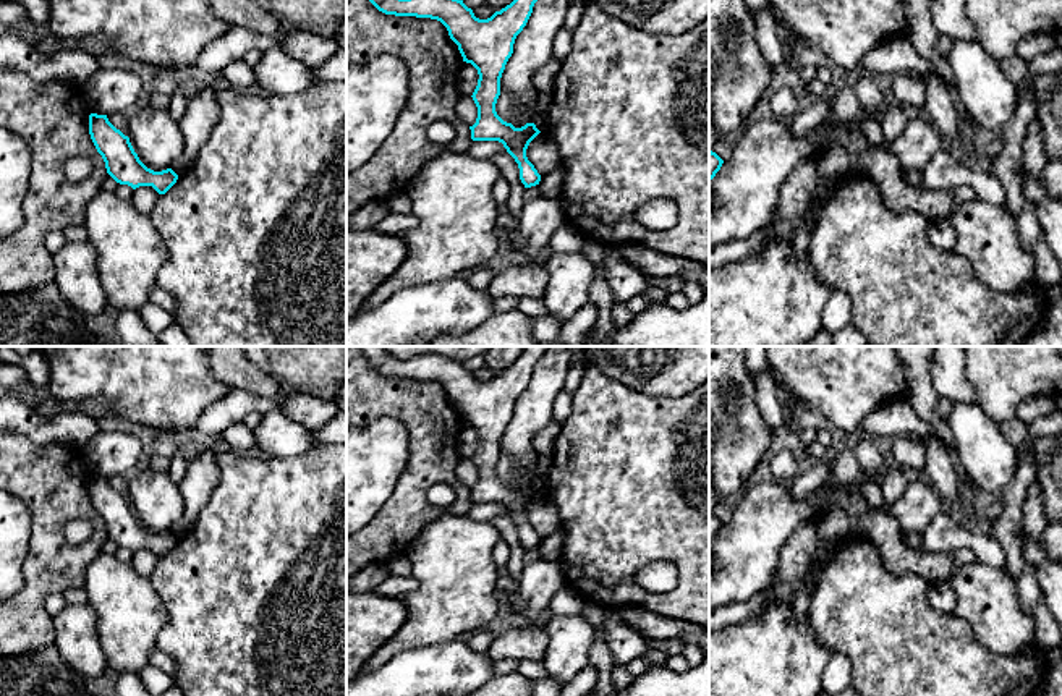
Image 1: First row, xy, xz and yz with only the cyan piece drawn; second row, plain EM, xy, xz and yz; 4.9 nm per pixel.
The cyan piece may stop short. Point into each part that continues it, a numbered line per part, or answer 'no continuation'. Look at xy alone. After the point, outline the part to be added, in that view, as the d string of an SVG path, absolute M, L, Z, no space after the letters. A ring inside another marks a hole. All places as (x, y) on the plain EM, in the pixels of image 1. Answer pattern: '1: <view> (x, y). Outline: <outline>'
no continuation

